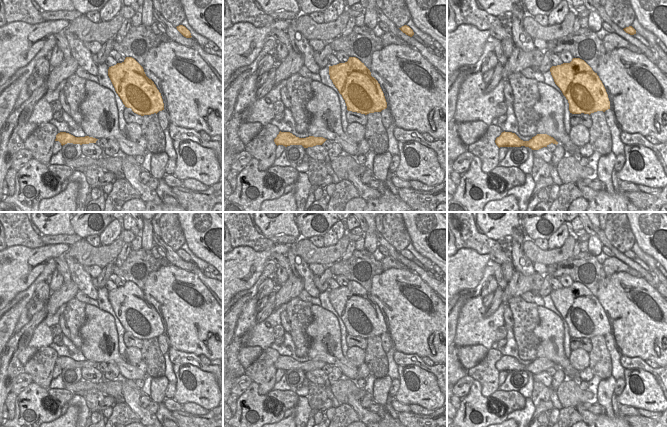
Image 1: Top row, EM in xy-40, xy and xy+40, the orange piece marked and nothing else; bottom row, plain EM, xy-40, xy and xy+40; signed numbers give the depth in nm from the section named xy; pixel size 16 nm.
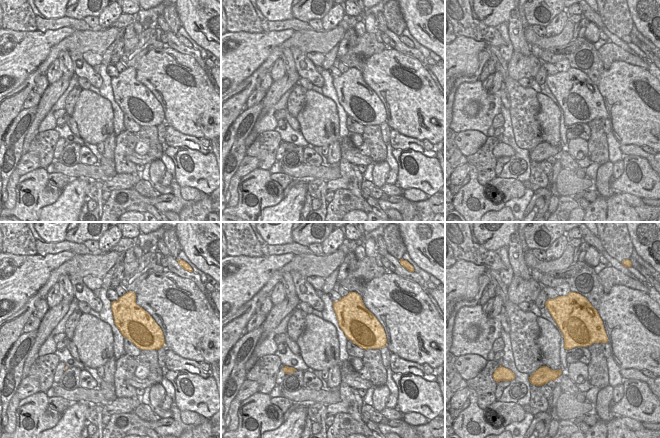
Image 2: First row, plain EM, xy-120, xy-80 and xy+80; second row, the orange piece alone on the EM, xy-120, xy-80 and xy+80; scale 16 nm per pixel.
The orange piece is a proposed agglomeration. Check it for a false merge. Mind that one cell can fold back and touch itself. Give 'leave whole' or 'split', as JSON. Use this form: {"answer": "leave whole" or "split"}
{"answer": "leave whole"}

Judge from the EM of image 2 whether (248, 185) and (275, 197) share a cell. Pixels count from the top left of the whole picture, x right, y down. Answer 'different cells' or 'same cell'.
same cell

